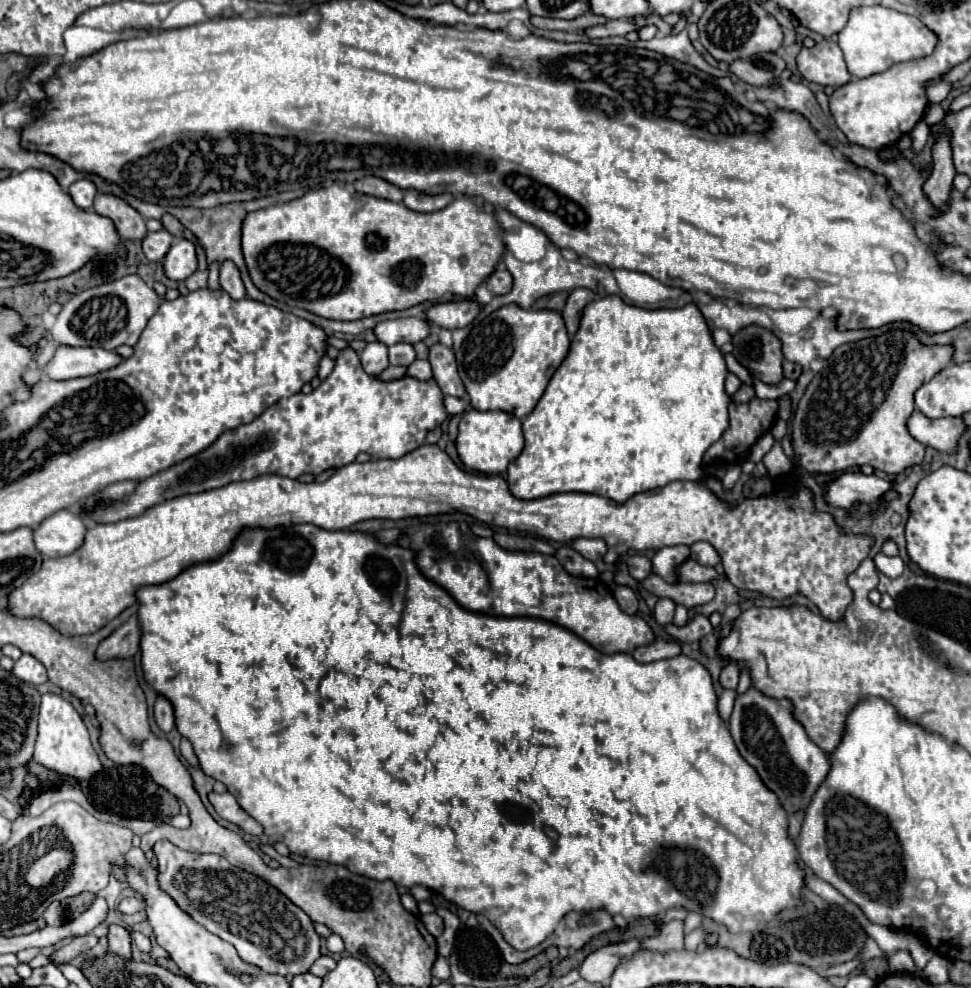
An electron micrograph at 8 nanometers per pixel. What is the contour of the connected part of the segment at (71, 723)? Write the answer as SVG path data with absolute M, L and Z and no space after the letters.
M43 694L41 698L41 712L39 712L39 736L35 744L35 756L33 760L57 774L71 776L75 780L89 780L95 774L103 770L103 764L99 762L99 756L95 748L91 746L87 726L83 724L79 712L61 698L59 694Z

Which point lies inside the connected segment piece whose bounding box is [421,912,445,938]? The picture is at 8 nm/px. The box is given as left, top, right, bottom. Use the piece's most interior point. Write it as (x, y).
(433, 923)

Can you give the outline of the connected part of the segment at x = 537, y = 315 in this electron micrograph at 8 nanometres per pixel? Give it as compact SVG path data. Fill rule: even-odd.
M509 304L471 328L457 352L457 368L475 410L501 410L525 418L539 402L567 350L569 336L559 312L523 310Z

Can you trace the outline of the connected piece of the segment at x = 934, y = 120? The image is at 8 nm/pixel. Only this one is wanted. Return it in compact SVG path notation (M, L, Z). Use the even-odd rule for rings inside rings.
M931 104L931 106L927 106L923 122L929 124L929 126L933 126L933 124L939 124L943 120L943 116L945 116L945 110L939 104Z

